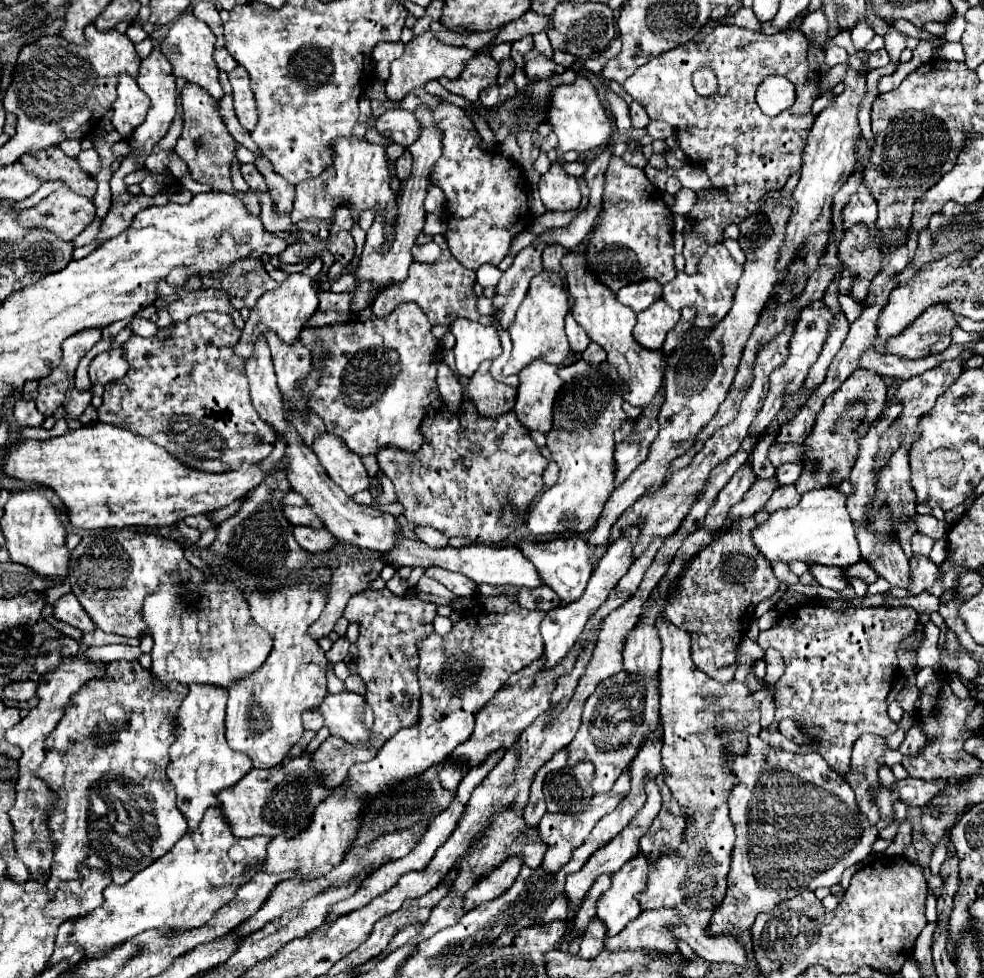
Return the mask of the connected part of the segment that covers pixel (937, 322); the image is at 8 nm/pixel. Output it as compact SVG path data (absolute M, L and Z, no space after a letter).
M946 303L940 305L932 305L928 307L914 323L912 327L908 327L906 331L902 331L898 337L892 337L888 341L888 351L886 353L894 353L898 357L906 357L906 359L920 359L926 357L930 353L930 349L934 347L934 343L938 341L940 335L952 335L952 329L958 327L956 323L956 313L948 309Z

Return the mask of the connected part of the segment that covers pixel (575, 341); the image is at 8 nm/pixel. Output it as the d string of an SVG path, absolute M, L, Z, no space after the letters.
M572 313L566 315L566 335L568 335L568 341L570 341L570 349L572 349L574 353L582 353L582 351L588 347L588 343L590 343L588 335L586 335L586 333L582 331L582 327L576 323L576 319L574 319Z

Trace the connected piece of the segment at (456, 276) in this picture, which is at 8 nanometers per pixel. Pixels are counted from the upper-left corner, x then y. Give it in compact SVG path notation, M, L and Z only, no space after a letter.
M446 249L446 253L436 263L414 261L408 279L402 281L400 285L388 287L388 291L382 291L376 297L376 303L372 303L372 311L376 317L388 317L398 305L414 301L428 315L432 325L450 325L458 317L480 319L480 313L476 309L478 297L474 295L474 283L476 283L476 273L456 263L452 253Z

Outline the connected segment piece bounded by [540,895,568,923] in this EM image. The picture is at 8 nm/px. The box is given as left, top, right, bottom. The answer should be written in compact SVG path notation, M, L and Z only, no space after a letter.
M560 895L560 899L554 899L552 901L552 907L548 907L548 911L540 917L540 923L546 923L546 921L552 921L552 919L566 919L568 911L568 905L566 905L566 897Z

